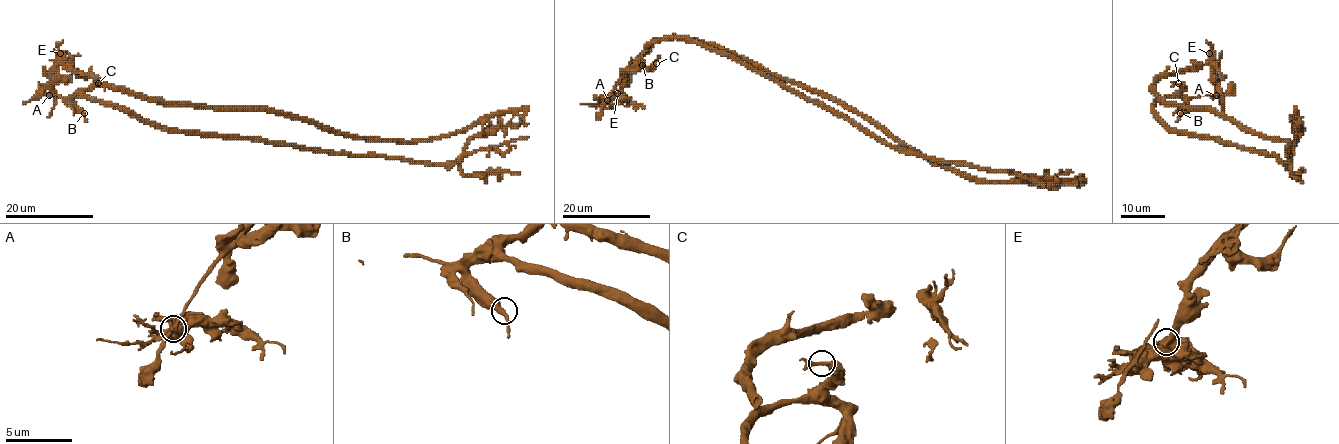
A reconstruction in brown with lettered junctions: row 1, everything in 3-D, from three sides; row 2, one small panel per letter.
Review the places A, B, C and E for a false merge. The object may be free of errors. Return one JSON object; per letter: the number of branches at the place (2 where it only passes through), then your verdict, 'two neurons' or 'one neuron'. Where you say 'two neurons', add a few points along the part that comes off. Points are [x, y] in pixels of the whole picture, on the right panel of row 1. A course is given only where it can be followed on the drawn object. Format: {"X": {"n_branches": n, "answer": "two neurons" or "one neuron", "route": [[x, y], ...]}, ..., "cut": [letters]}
{"A": {"n_branches": 3, "answer": "two neurons", "route": [[1215, 94], [1161, 98], [1154, 112], [1172, 130], [1217, 138], [1284, 163], [1298, 140], [1297, 123]]}, "B": {"n_branches": 2, "answer": "one neuron"}, "C": {"n_branches": 2, "answer": "one neuron"}, "E": {"n_branches": 3, "answer": "one neuron"}, "cut": ["A"]}

